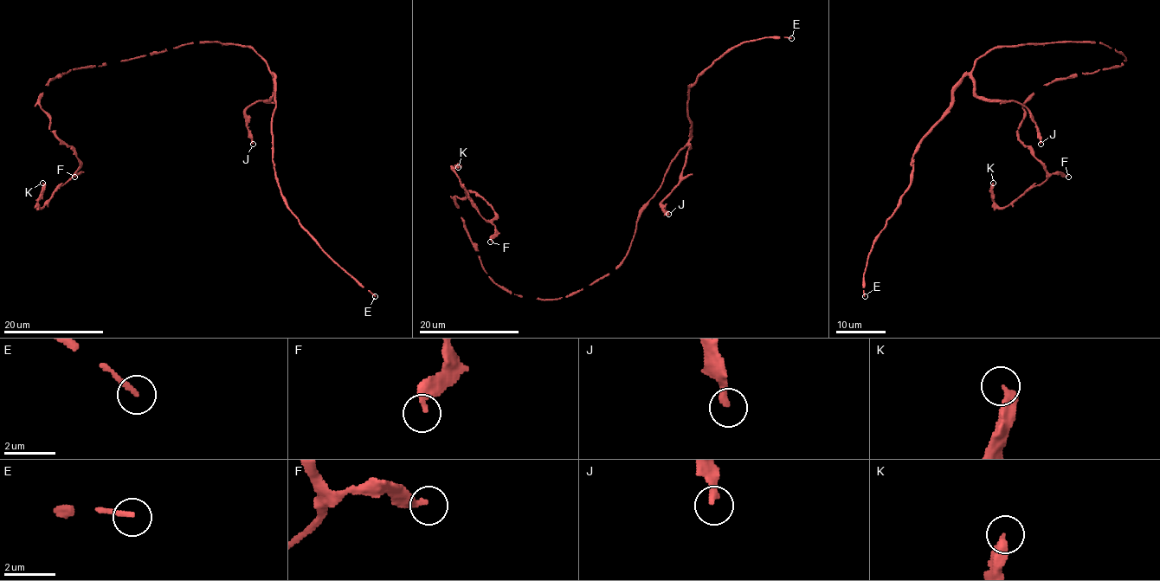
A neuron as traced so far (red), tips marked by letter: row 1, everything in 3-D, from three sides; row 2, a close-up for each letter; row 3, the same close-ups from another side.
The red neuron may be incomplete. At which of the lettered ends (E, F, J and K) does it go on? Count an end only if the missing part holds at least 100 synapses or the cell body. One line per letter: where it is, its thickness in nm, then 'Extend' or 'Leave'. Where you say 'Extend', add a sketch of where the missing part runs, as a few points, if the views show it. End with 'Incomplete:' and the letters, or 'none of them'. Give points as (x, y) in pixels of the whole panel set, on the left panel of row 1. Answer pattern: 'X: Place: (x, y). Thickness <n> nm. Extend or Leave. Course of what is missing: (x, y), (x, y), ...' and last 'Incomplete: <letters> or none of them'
E: Place: (375, 296). Thickness 200 nm. Leave
F: Place: (74, 177). Thickness 320 nm. Leave
J: Place: (253, 144). Thickness 260 nm. Leave
K: Place: (42, 183). Thickness 400 nm. Leave
Incomplete: none of them

